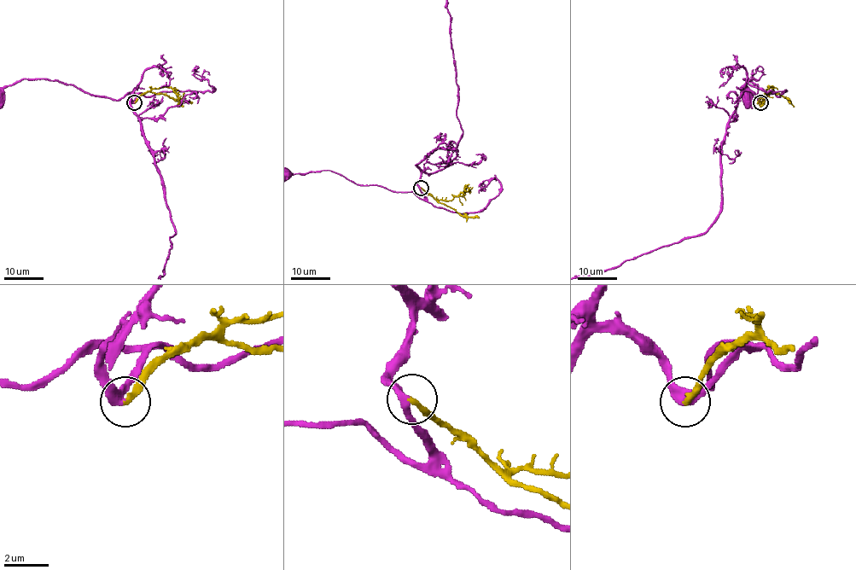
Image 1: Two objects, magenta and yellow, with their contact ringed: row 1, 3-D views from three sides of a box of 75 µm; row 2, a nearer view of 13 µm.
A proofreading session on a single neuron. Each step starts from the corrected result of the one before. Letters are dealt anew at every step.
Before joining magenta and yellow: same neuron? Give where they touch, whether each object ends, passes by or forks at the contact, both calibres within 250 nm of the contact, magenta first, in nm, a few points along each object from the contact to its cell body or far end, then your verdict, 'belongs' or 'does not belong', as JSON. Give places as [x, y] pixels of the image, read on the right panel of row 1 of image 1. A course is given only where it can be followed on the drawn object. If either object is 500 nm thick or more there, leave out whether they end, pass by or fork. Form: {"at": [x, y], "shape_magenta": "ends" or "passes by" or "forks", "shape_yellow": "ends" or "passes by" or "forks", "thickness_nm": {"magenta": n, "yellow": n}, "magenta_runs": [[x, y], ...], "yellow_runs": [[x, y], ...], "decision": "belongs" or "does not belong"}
{"at": [760, 102], "shape_magenta": "passes by", "shape_yellow": "ends", "thickness_nm": {"magenta": 360, "yellow": 240}, "magenta_runs": [[759, 103], [771, 93], [765, 95], [765, 100], [758, 94], [756, 84], [742, 79], [746, 81], [746, 93]], "yellow_runs": [[759, 103], [766, 94], [774, 92], [779, 93], [790, 103]], "decision": "belongs"}

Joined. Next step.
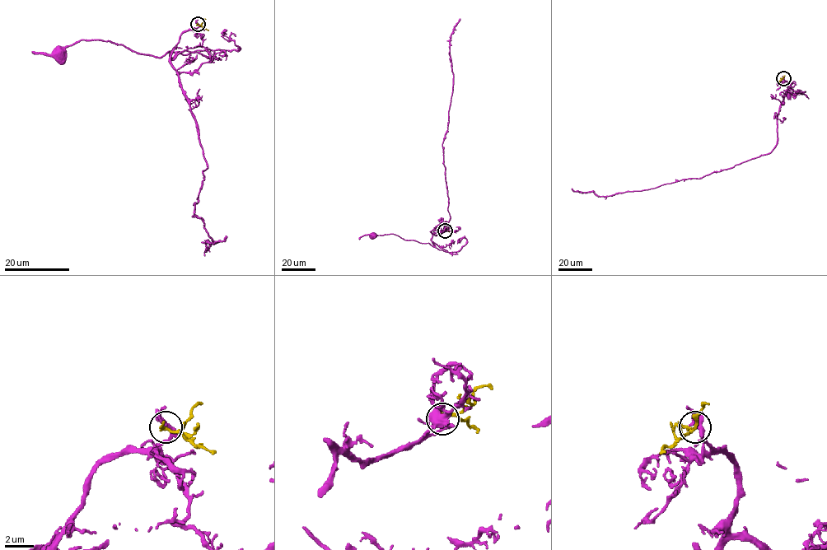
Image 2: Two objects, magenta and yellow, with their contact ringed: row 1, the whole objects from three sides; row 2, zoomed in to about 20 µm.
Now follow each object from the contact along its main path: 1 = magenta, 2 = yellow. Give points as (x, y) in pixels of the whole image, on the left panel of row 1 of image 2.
1: (198, 24), (180, 36), (170, 53), (172, 58), (175, 53), (154, 58), (96, 40), (80, 40), (59, 52)
2: (198, 24), (208, 30)

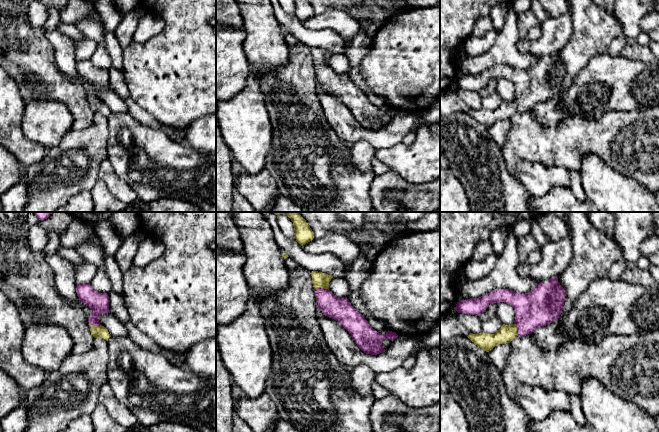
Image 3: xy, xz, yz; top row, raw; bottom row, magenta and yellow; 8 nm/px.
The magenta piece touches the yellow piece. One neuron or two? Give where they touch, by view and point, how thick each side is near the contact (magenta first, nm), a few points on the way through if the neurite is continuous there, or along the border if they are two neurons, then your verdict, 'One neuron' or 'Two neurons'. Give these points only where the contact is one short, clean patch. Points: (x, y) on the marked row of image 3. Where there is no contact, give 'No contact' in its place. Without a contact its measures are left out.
Touches magenta at xz (321, 288). Thickness 190 nm (magenta) against 130 nm. Path across: xz (340, 309), (321, 288), (319, 280). One neuron

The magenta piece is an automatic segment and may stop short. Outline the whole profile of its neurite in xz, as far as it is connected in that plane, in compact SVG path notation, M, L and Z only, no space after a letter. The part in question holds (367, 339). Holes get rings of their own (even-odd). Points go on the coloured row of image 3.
M312 271L311 276L318 309L327 317L338 321L364 353L371 355L383 353L386 350L382 346L382 341L384 339L393 341L398 337L395 332L389 330L386 334L377 332L347 298L334 295L329 290L332 275Z

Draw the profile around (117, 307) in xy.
M111 291L108 293L109 296L109 310L127 329L128 337L137 345L141 346L145 350L153 353L162 354L170 363L176 366L185 366L186 355L176 354L172 351L166 350L158 346L153 339L151 339L144 332L139 330L132 322L129 313L126 309L123 296Z

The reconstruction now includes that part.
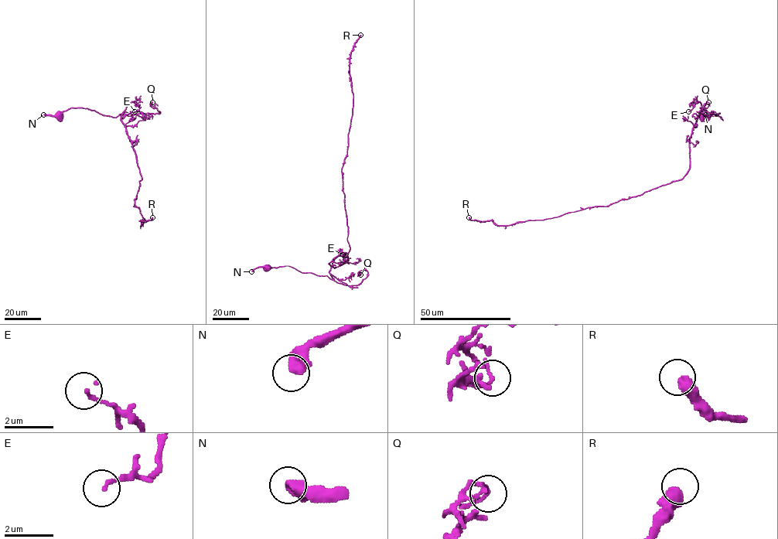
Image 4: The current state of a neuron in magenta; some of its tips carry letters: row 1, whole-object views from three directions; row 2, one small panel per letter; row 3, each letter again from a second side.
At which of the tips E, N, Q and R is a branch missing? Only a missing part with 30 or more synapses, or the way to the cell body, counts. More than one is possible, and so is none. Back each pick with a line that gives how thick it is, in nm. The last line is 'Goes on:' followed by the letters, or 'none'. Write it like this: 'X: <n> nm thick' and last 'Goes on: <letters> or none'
R: 500 nm thick
Goes on: R

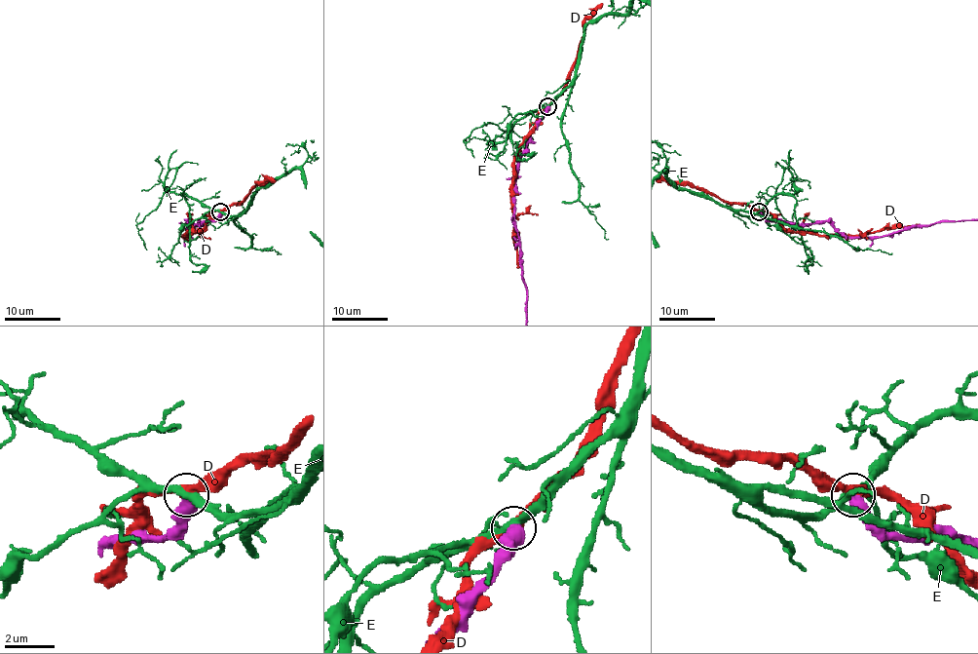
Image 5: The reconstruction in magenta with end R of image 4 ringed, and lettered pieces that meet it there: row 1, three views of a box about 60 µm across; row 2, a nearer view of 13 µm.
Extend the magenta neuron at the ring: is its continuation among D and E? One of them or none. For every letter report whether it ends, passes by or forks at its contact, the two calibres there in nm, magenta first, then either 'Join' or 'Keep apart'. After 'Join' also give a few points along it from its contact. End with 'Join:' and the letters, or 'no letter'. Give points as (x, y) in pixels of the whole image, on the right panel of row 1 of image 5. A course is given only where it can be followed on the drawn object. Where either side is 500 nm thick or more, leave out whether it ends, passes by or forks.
D: Thickness 550 nm (magenta) against 320 nm. Keep apart
E: Thickness 550 nm (magenta) against 320 nm. Keep apart
Join: no letter

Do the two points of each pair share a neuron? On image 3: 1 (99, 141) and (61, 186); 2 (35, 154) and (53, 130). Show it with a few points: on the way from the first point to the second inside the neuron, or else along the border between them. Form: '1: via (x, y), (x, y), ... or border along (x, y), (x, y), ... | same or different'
1: via (88, 152), (65, 175) | same
2: border along (22, 132), (30, 140), (35, 141), (44, 148) | different

